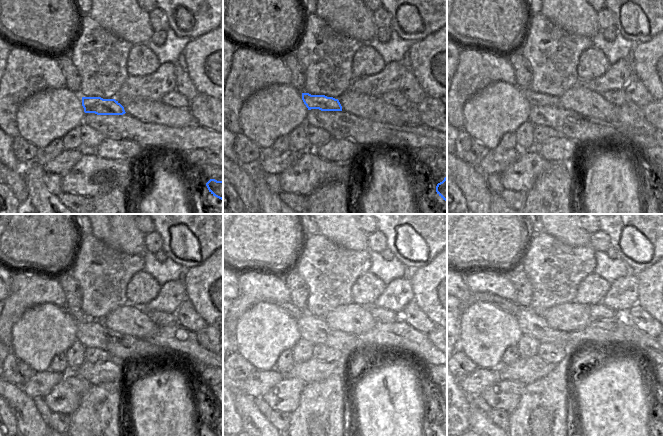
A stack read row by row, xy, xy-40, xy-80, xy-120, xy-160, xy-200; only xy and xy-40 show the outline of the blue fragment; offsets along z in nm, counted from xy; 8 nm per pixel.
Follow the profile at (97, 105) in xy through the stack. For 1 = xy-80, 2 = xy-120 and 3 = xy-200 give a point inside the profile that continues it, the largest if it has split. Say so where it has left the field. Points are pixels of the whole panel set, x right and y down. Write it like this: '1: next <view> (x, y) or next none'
1: next xy-80 (535, 99)
2: next xy-120 (80, 317)
3: next xy-200 (467, 297)

